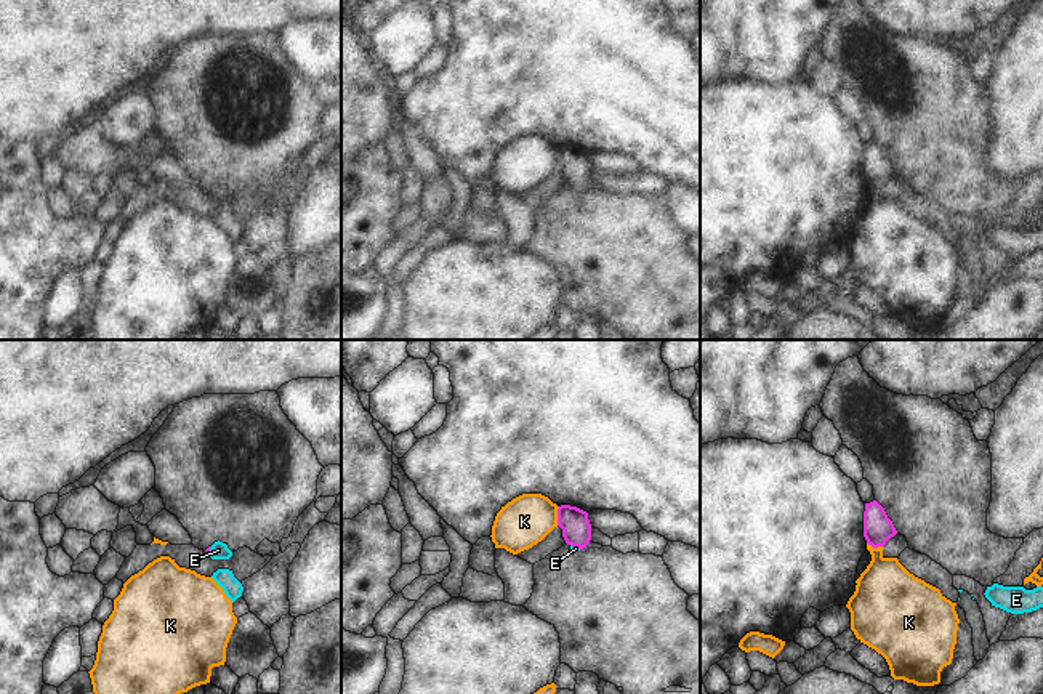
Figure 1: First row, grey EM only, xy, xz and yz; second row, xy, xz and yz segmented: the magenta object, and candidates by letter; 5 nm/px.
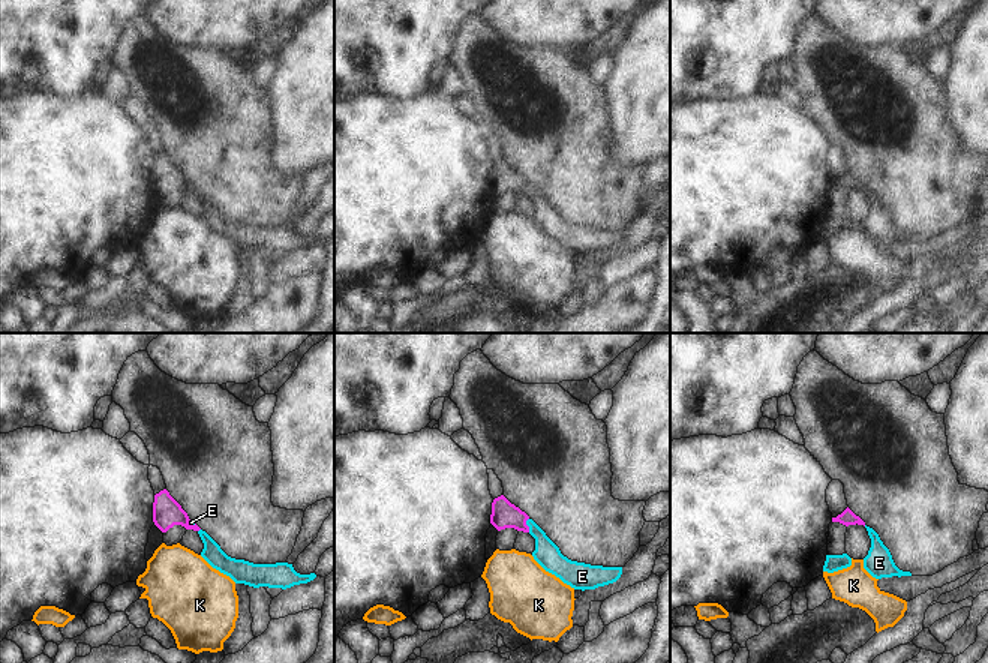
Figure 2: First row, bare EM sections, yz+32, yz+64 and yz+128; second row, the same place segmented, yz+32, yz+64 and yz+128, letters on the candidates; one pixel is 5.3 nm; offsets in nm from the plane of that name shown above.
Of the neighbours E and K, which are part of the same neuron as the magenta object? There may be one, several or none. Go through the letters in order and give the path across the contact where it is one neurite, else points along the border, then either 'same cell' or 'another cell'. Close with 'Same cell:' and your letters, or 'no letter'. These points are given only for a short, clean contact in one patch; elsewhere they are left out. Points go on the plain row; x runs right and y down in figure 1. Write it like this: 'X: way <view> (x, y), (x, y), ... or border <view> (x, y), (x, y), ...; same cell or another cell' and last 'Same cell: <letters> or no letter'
E: way xz (575, 167), (575, 186), (575, 189); same cell
K: border xz (559, 148), (556, 165); another cell
Same cell: E

